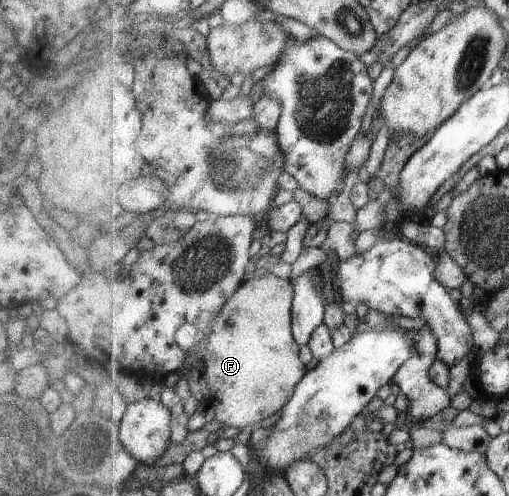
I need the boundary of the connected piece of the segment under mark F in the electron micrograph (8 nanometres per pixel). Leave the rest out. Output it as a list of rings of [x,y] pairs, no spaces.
[[[272,274],[247,279],[241,288],[228,301],[217,317],[216,331],[213,342],[202,355],[204,378],[210,389],[210,402],[215,411],[216,419],[230,427],[243,429],[254,427],[255,423],[269,419],[279,413],[289,403],[296,392],[297,385],[304,380],[308,370],[300,357],[300,343],[292,333],[292,304],[295,298],[291,280],[279,279]]]

